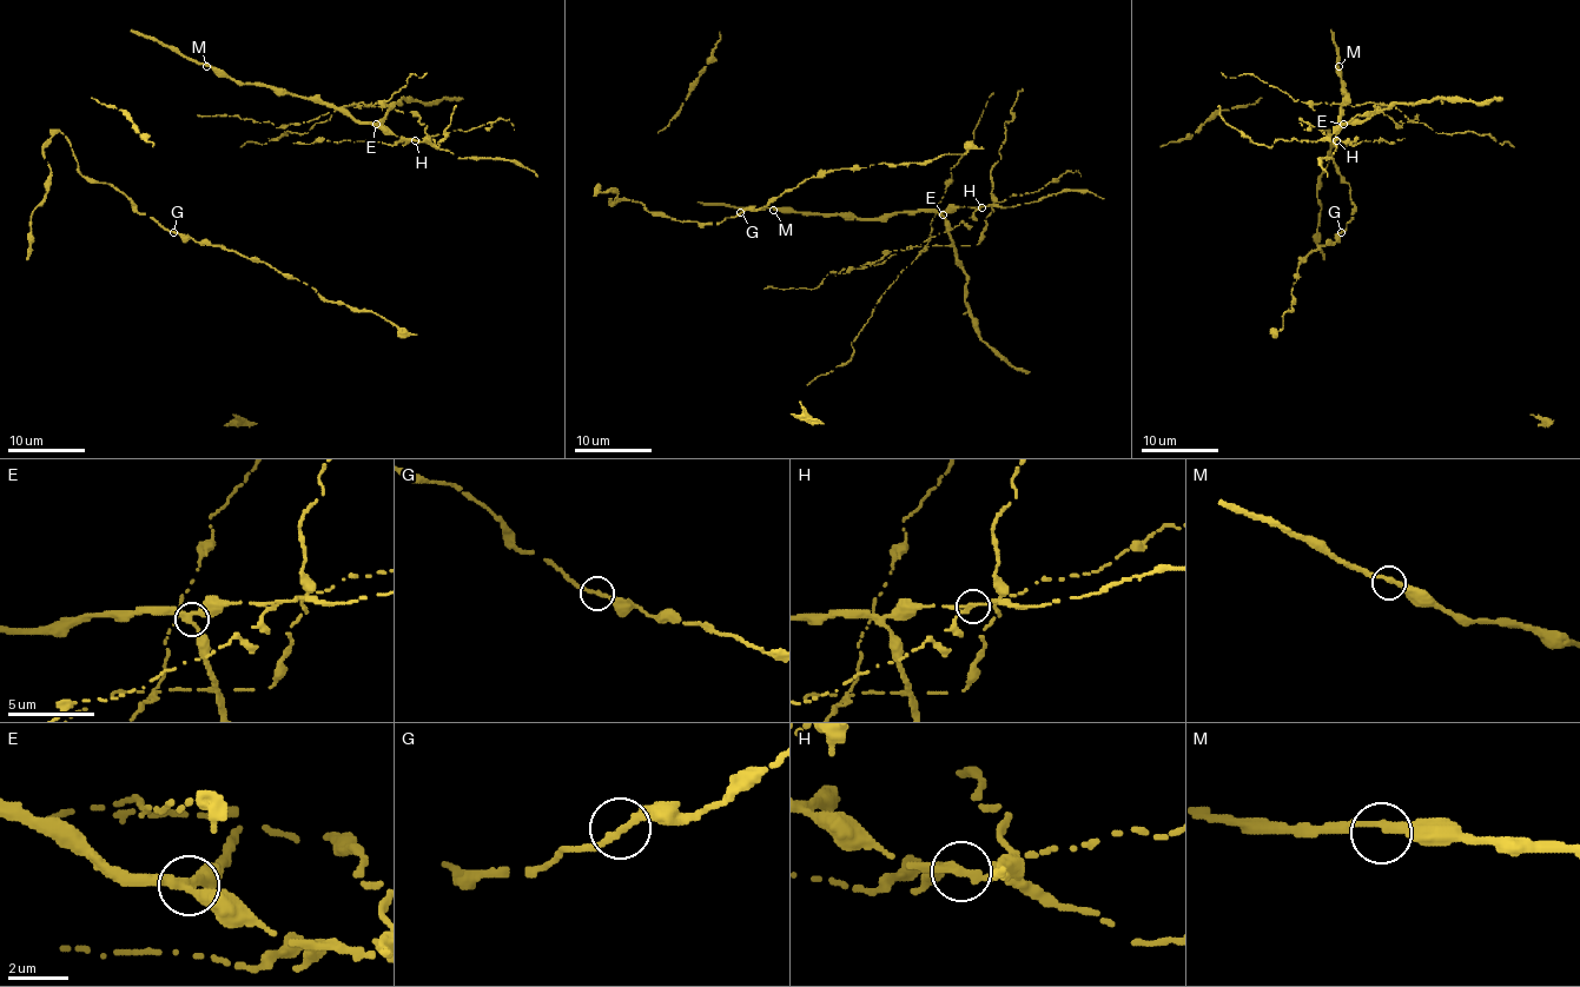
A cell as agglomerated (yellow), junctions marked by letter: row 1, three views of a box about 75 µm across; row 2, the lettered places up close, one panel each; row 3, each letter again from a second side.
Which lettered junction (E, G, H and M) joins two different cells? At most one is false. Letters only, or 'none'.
H

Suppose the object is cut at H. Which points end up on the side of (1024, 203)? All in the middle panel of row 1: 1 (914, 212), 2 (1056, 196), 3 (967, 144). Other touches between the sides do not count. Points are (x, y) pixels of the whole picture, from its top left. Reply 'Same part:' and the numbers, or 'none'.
Same part: 1, 2, 3

